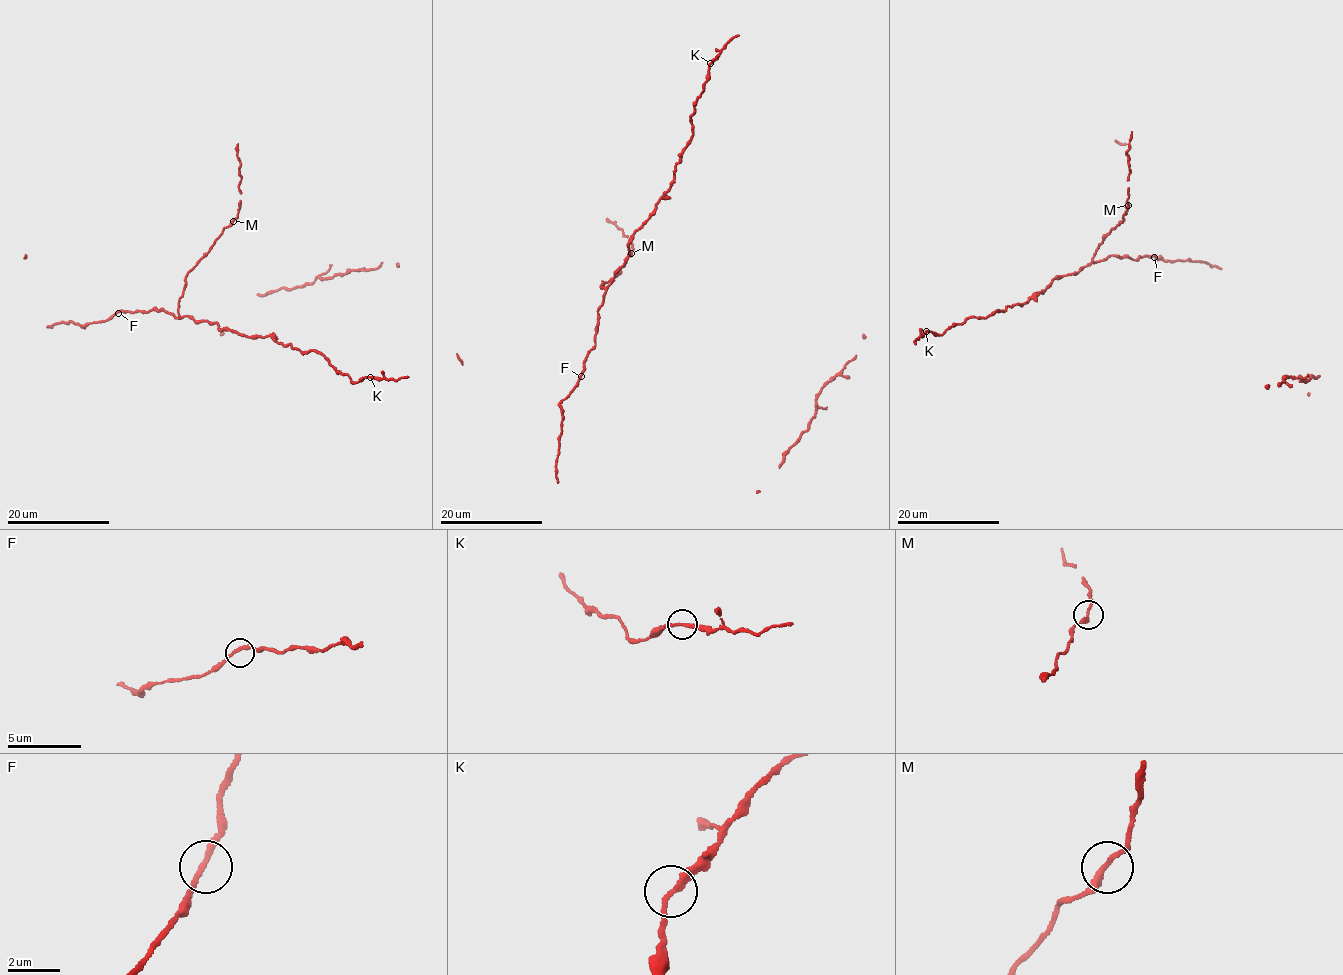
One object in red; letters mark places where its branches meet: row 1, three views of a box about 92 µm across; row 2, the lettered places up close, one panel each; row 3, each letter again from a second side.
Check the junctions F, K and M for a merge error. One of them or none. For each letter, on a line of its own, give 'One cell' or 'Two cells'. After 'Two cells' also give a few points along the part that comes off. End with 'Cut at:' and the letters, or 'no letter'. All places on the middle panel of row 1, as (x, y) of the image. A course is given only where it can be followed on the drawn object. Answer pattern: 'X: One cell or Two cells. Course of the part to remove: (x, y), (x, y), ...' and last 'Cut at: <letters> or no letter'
F: One cell
K: One cell
M: One cell
Cut at: no letter

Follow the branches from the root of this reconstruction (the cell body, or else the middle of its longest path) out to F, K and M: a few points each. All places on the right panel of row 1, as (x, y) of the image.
F: (1126, 257), (1154, 257)
K: (1126, 257), (1092, 261), (1078, 273), (1054, 278), (1027, 301), (987, 316), (968, 317), (941, 335), (926, 331)
M: (1126, 257), (1114, 255), (1095, 262), (1093, 259), (1103, 236), (1118, 225), (1128, 205)

